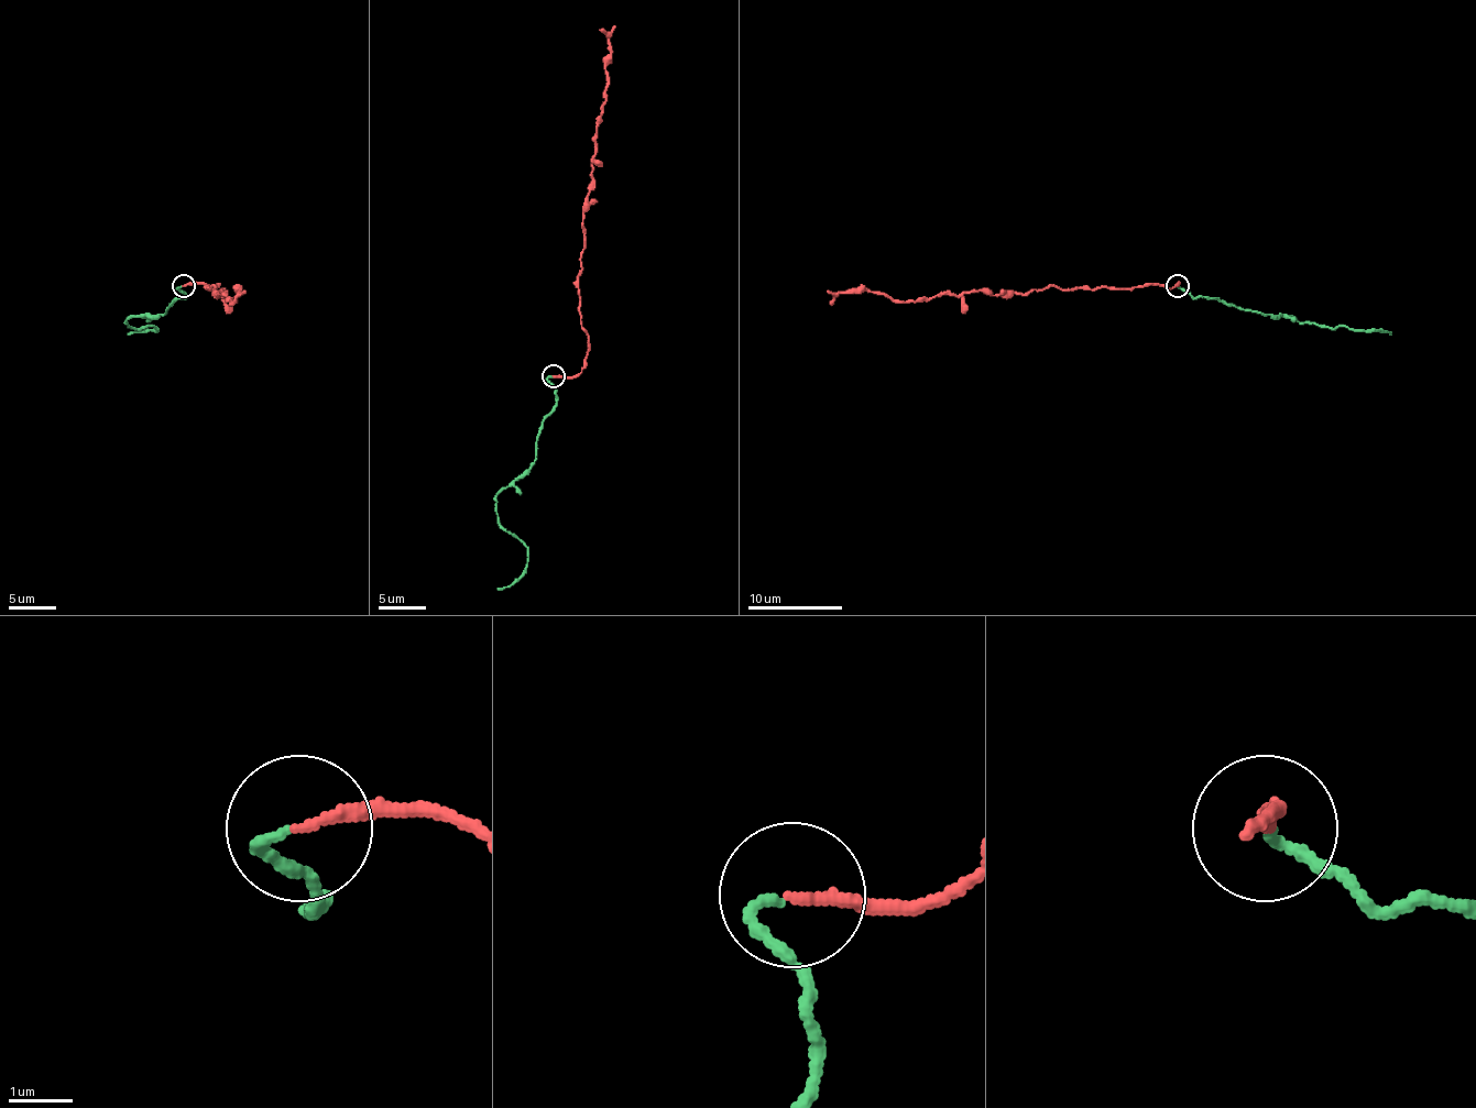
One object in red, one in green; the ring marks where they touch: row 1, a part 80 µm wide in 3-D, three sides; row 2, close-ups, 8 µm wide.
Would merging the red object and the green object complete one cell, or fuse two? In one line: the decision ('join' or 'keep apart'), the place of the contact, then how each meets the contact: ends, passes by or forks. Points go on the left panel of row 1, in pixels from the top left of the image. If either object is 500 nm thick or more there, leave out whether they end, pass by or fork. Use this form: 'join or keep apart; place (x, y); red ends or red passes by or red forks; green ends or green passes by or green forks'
join; place (183, 286); red ends; green ends

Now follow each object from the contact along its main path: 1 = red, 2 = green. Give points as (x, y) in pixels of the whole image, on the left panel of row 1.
1: (183, 285), (218, 285), (209, 287), (214, 285), (214, 295), (223, 289), (234, 302), (237, 289), (232, 304)
2: (183, 285), (178, 287), (185, 297), (166, 311), (126, 320), (156, 330), (128, 335)

